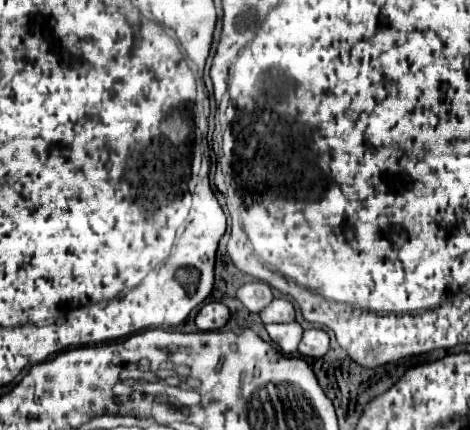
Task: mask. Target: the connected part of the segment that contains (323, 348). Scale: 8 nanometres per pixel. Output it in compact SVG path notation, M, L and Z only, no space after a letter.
M308 329L298 347L304 357L324 357L328 351L328 333L322 329Z

